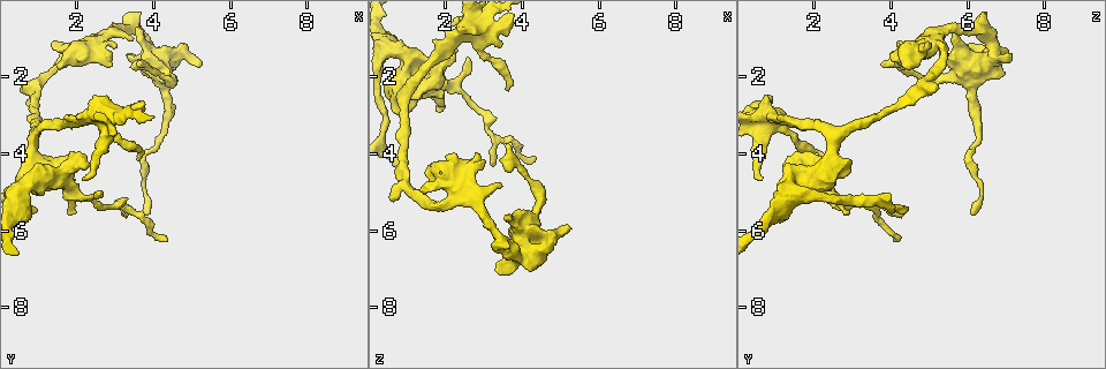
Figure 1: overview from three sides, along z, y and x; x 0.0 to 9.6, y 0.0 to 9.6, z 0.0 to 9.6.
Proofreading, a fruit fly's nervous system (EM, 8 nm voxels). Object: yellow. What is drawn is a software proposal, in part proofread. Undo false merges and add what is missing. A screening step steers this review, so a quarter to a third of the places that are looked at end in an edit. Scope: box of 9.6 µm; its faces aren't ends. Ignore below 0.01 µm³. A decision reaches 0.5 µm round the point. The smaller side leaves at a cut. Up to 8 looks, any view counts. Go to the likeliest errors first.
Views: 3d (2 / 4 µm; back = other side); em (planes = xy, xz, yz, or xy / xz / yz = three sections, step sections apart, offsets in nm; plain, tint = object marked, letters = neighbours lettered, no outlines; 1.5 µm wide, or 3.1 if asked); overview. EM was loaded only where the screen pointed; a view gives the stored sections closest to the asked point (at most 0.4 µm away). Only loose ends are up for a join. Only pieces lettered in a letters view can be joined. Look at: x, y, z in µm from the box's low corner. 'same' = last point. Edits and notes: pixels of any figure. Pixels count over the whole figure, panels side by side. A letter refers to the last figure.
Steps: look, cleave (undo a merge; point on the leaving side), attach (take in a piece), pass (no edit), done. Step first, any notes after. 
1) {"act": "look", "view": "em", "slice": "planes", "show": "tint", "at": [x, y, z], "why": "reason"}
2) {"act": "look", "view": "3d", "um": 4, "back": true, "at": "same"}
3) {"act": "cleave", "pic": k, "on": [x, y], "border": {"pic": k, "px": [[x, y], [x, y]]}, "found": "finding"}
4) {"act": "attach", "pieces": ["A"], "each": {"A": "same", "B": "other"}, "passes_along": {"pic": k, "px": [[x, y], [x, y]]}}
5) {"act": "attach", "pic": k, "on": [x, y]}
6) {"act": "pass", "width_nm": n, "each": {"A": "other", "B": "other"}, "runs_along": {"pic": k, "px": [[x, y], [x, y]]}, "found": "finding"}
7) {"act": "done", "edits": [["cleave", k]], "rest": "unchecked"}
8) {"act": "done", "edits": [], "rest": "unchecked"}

{"act": "look", "view": "3d", "um": 2, "back": true, "at": [3.90, 5.55, 6.10], "why": "branch stops here"}

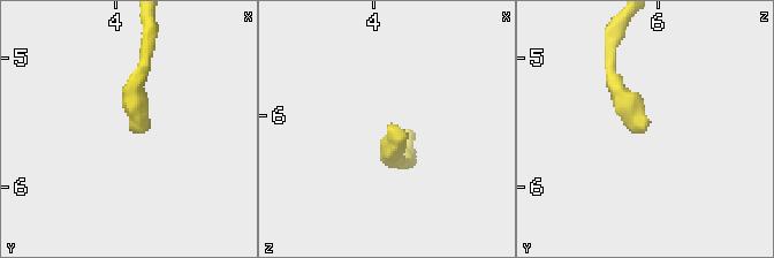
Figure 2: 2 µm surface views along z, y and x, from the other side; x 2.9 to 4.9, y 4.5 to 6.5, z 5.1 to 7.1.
{"act": "look", "view": "em", "slice": "xz", "step": 4, "show": "letters", "at": [3.86, 5.54, 6.06]}

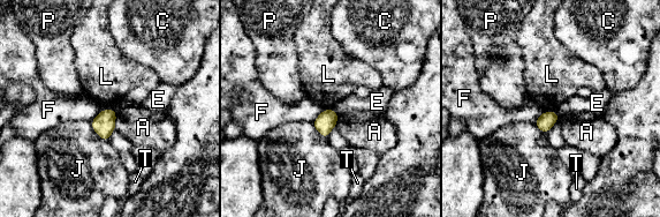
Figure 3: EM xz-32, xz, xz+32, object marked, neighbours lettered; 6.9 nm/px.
{"act": "look", "view": "em", "slice": "planes", "show": "letters", "at": "same"}

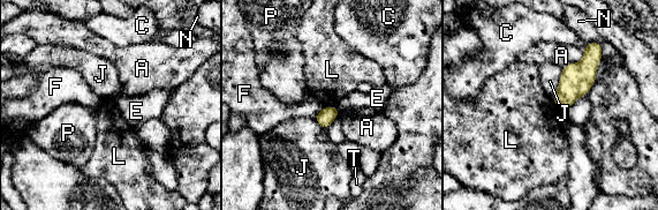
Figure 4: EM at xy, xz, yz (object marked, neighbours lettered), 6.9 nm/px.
{"act": "pass", "longest_contact_nm": ["J", 220], "each": {"A": "other", "C": "other", "E": "other", "F": "other", "J": "other", "L": "other", "N": "other", "P": "other", "T": "other"}, "border": {"pic": 4, "px": [[334, 105], [324, 107]]}, "found": "no lettered piece goes on from it"}

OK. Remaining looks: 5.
{"act": "look", "view": "em", "slice": "planes", "show": "letters", "at": [2.30, 1.15, 5.20], "why": "two arms at a narrow angle"}

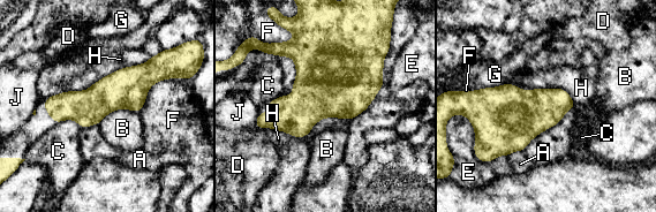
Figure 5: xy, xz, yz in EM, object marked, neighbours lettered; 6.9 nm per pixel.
{"act": "pass", "each": {"A": "other", "B": "other", "C": "other", "D": "other", "E": "other", "F": "other", "G": "other", "H": "other", "J": "other"}, "border": {"pic": 5, "px": [[138, 112], [115, 108], [98, 123]]}, "found": "one cell here"}

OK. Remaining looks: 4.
{"act": "look", "view": "em", "slice": "planes", "show": "letters", "at": [2.35, 4.30, 1.15], "why": "an open end"}

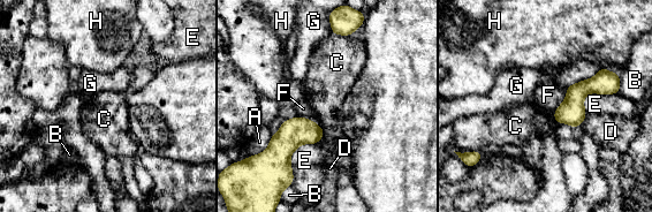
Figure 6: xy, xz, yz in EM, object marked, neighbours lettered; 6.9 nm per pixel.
{"act": "pass", "each": {"A": "other", "B": "other", "C": "other", "D": "other", "E": "other", "F": "other", "G": "other", "H": "other"}, "found": "none of them fits"}

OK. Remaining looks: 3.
{"act": "done", "edits": [], "rest": "unchecked"}

